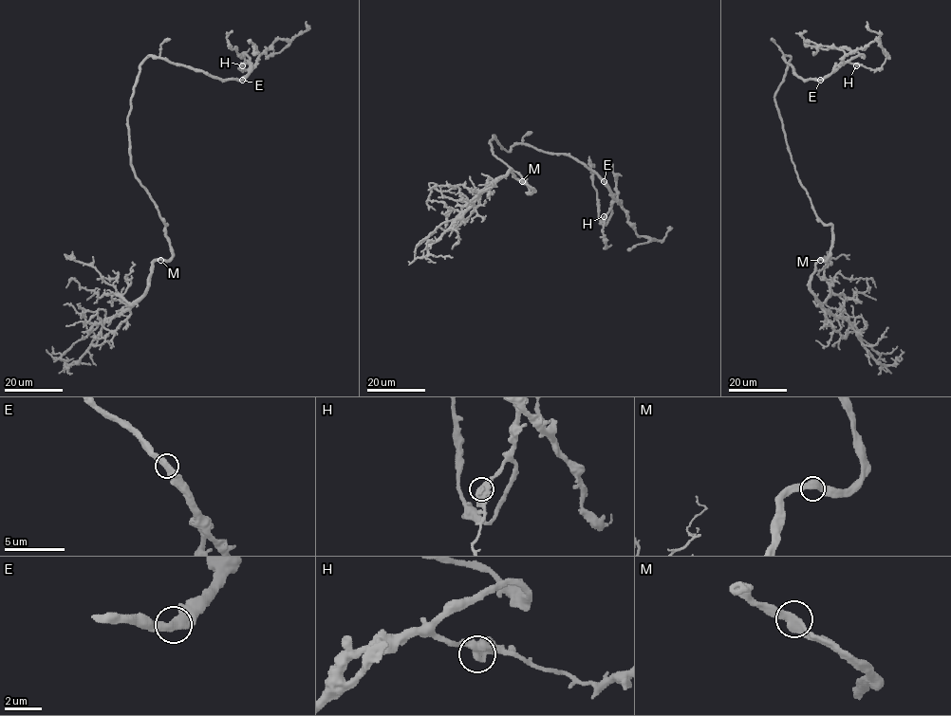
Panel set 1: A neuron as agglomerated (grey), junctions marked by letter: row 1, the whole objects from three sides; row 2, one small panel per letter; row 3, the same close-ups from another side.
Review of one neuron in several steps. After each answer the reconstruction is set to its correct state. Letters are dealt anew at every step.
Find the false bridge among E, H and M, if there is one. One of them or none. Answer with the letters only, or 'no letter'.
no letter

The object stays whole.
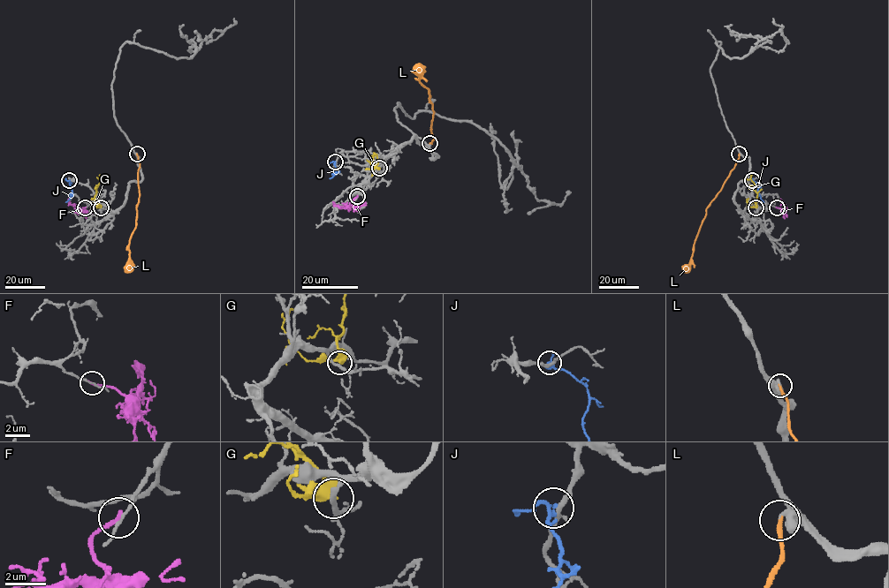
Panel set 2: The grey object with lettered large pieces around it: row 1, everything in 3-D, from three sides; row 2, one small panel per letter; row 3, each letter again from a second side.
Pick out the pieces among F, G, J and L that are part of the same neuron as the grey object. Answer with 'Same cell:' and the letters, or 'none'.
Same cell: L

